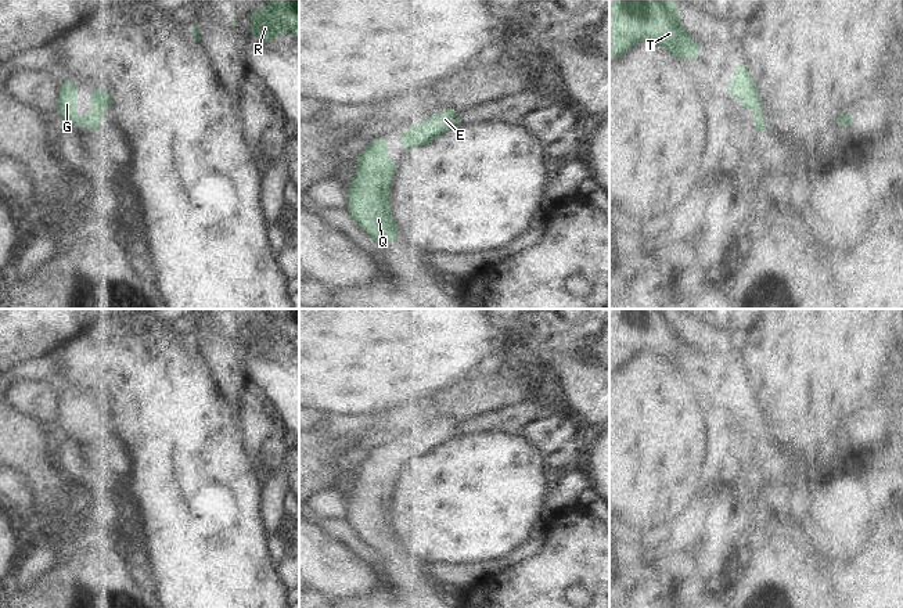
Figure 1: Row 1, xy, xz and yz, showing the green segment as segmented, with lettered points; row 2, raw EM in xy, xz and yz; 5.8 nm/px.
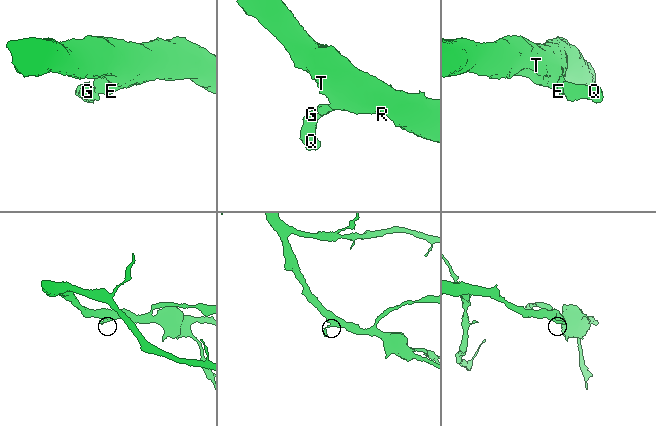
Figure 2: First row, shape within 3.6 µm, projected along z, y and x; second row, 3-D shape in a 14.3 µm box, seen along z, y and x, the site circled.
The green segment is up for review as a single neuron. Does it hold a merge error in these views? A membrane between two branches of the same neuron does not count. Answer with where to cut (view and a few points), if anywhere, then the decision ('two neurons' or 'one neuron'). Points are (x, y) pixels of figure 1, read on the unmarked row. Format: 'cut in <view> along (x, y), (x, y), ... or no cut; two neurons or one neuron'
no cut; one neuron

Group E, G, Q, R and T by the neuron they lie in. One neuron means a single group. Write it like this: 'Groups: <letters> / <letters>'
Groups: E G Q R T

